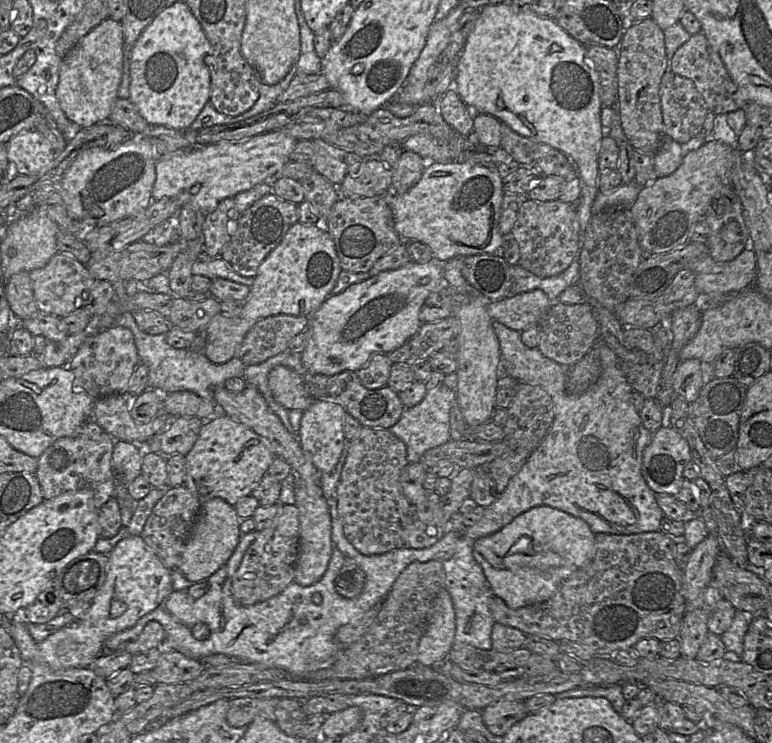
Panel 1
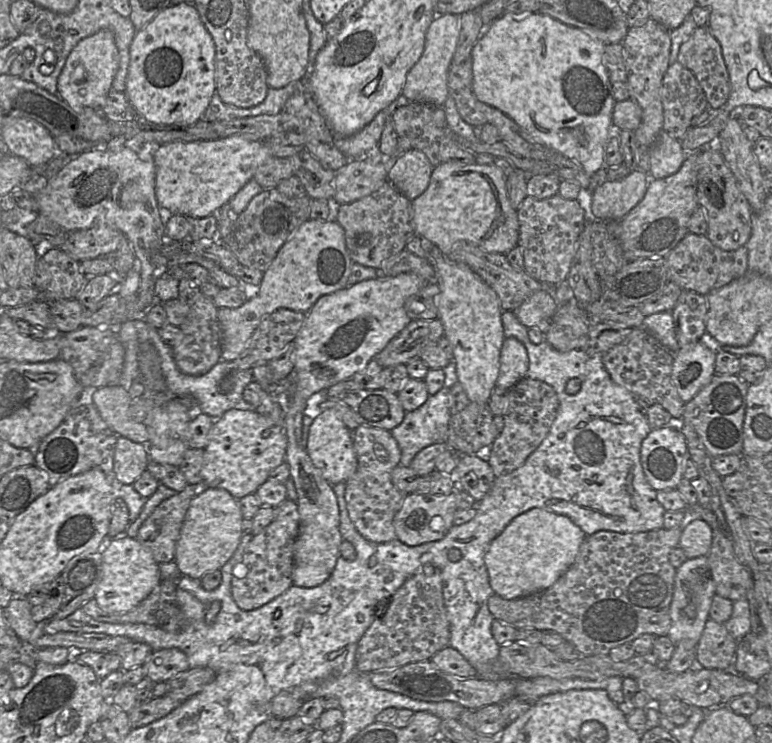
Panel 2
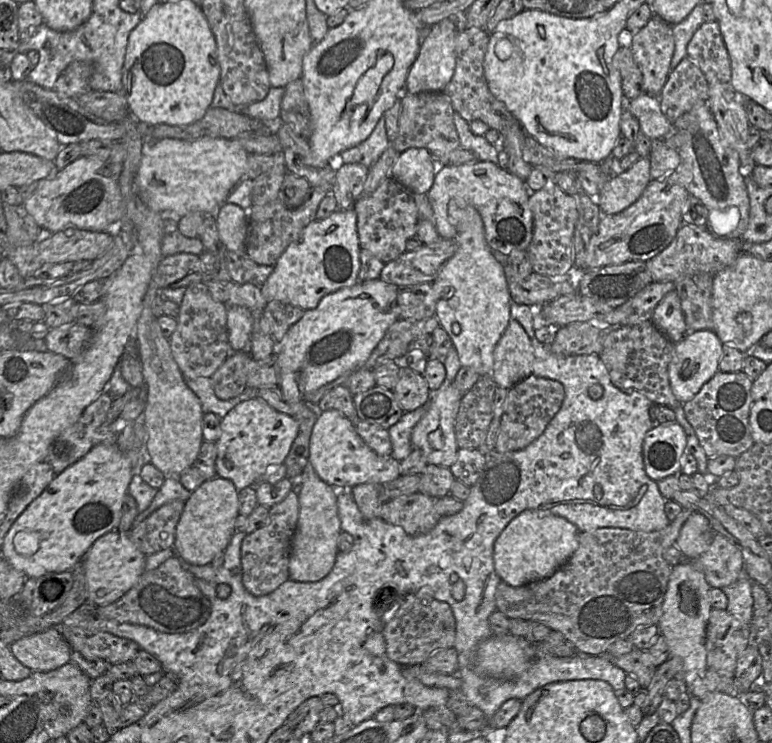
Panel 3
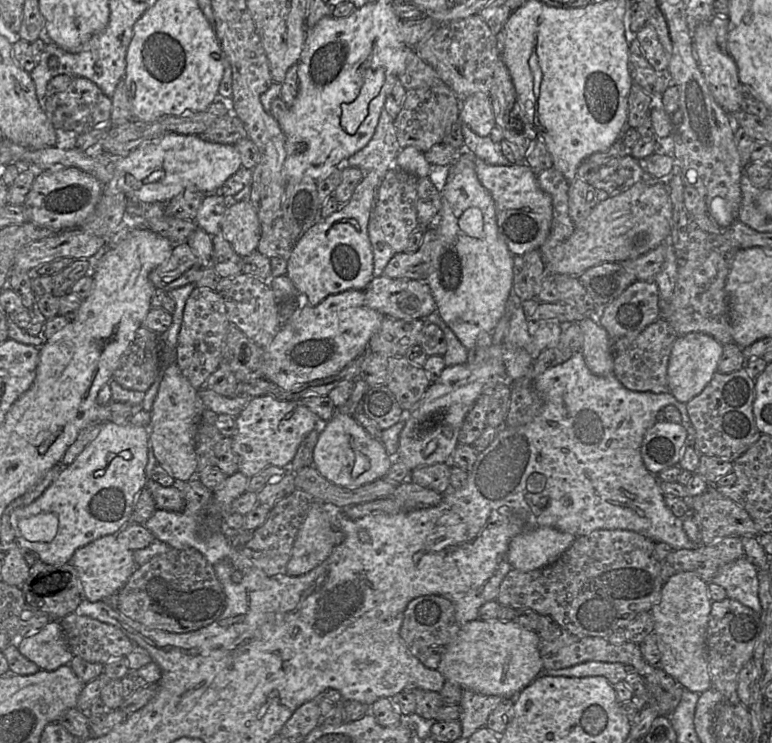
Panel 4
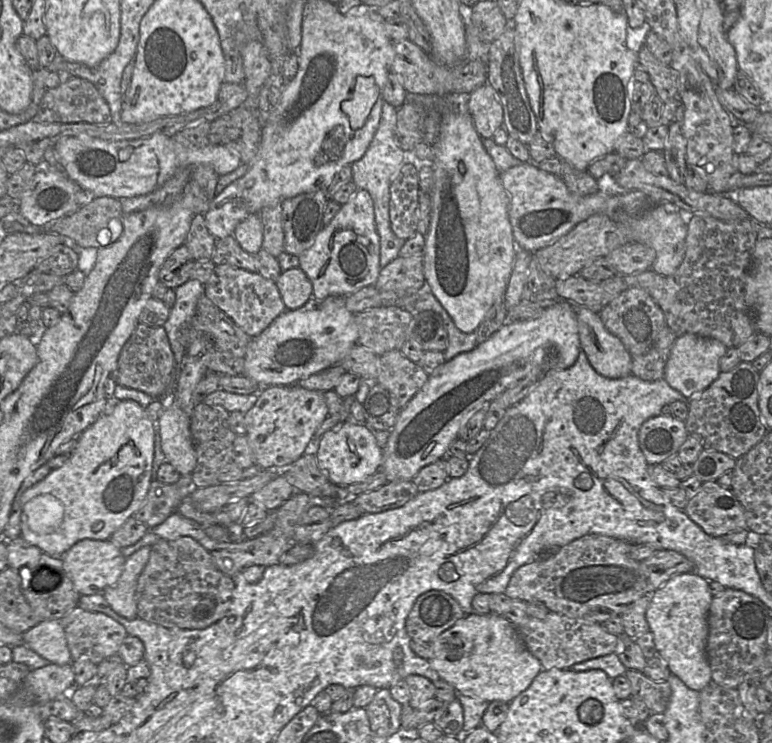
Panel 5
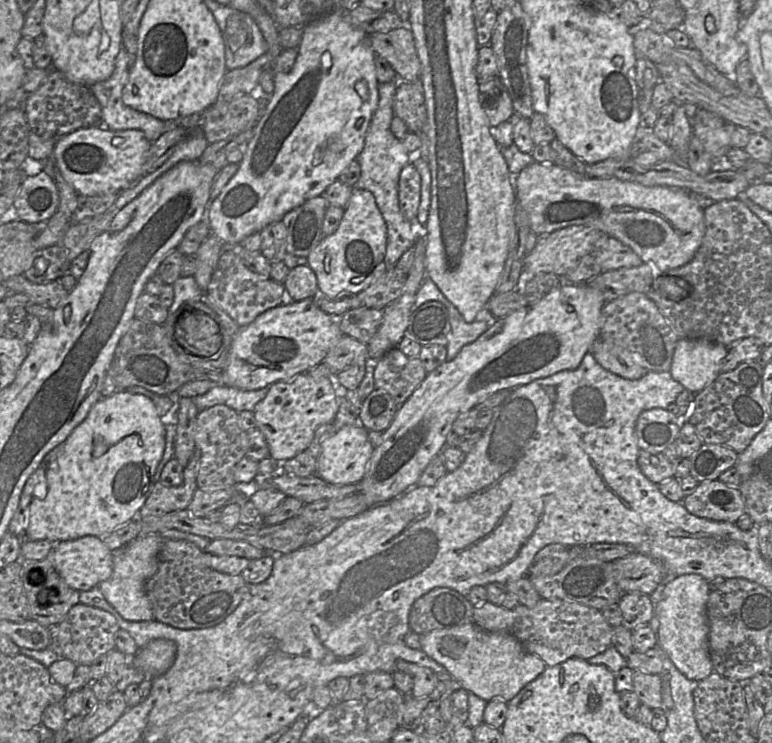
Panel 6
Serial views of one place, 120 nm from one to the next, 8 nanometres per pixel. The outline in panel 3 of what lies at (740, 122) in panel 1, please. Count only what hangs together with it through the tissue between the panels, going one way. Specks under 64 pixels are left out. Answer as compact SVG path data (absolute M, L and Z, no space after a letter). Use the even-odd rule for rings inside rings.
M717 21L704 22L687 45L687 57L700 68L708 83L730 83L731 63Z

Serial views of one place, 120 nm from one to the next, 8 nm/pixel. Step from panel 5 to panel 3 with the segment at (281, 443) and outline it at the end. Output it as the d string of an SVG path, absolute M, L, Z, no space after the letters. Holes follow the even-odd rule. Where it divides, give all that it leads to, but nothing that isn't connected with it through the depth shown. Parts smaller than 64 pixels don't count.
M258 396L242 401L221 420L221 434L215 442L217 477L231 480L238 491L256 485L268 470L284 463L298 431L294 417L278 412Z

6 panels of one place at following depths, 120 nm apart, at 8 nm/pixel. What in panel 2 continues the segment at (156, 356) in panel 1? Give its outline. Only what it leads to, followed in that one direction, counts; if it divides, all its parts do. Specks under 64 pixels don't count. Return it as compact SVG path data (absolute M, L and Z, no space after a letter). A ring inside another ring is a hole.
M138 315L131 320L133 321L133 325L137 331L139 345L141 343L150 343L154 346L160 358L161 371L168 390L177 396L193 396L197 402L197 412L202 412L209 415L213 419L218 419L226 411L233 408L248 410L255 410L257 408L251 406L243 399L244 388L250 382L254 381L252 368L246 370L234 370L233 361L220 360L206 374L200 376L184 374L176 365L173 355L173 347L163 342L159 335L159 331L150 326L144 320L143 315ZM227 375L232 378L232 389L227 393L222 393L220 391L220 384Z

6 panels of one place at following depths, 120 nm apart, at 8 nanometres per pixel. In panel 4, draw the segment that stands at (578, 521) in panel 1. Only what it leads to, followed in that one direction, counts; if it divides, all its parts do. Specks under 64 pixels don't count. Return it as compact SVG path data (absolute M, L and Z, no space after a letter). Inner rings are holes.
M537 527L515 536L508 549L512 569L528 572L553 564L576 536L551 527Z

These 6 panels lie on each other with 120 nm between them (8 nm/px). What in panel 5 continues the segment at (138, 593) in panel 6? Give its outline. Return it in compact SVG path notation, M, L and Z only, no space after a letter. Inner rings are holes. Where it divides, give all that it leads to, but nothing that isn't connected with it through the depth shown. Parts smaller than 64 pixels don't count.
M145 546L126 558L117 583L102 593L110 607L126 619L137 618L137 580L145 568L152 546Z

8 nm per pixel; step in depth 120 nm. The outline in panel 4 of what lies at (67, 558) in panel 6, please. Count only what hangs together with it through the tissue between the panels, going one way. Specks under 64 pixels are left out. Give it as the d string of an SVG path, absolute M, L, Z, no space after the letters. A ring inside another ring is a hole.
M115 535L102 536L73 553L69 563L75 568L83 599L90 602L100 601L116 594L127 583L138 567L133 558L133 551L121 544Z

